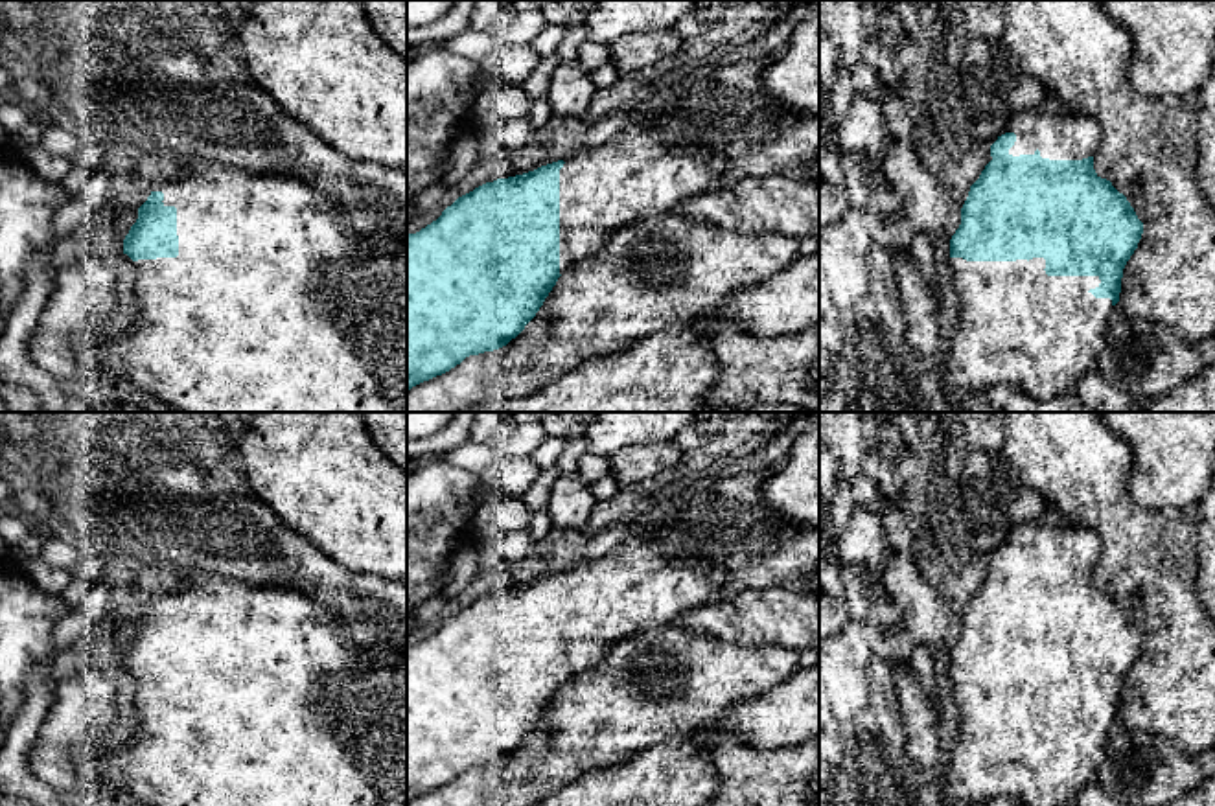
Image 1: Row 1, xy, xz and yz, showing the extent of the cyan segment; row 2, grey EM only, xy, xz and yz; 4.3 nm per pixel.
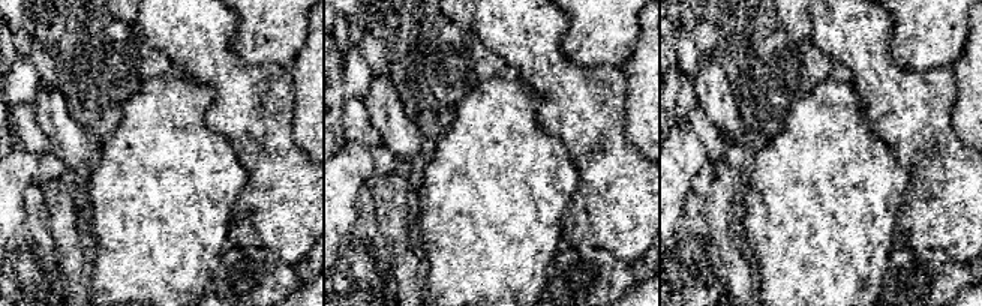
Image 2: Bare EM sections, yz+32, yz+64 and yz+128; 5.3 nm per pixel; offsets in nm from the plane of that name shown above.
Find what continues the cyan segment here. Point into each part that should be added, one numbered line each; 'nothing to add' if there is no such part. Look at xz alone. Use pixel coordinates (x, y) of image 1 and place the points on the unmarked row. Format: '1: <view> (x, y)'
1: xz (636, 587)

